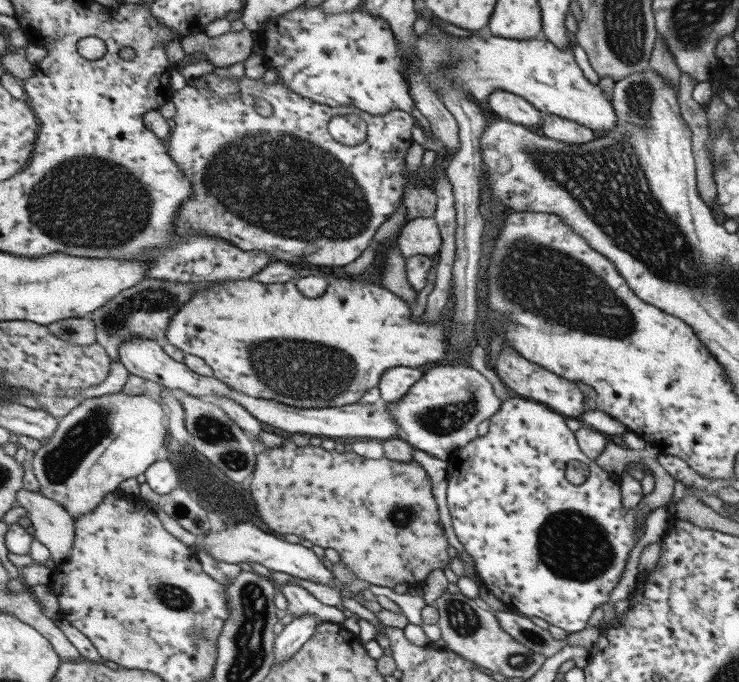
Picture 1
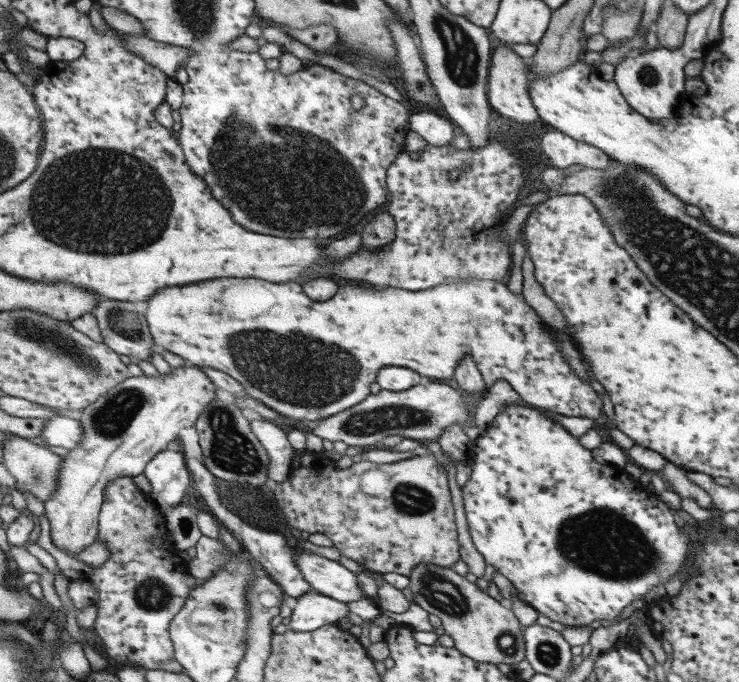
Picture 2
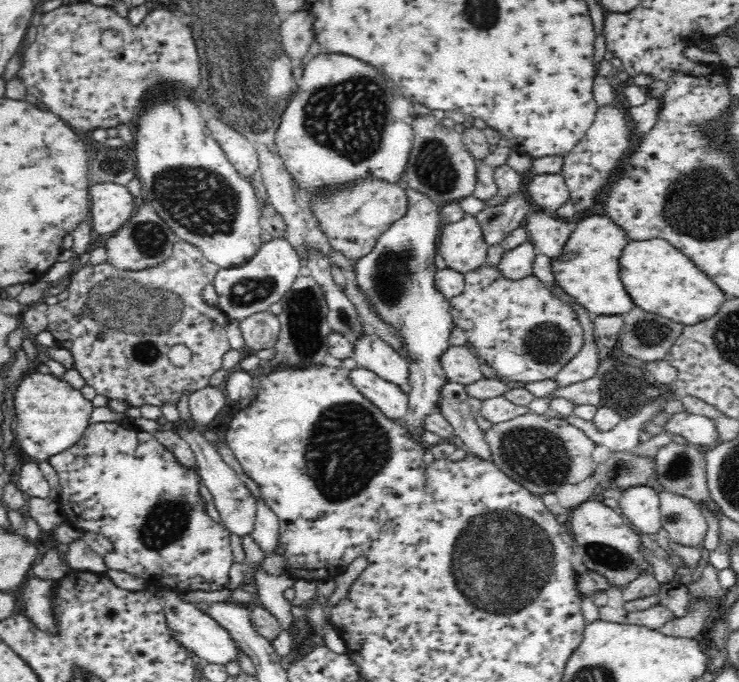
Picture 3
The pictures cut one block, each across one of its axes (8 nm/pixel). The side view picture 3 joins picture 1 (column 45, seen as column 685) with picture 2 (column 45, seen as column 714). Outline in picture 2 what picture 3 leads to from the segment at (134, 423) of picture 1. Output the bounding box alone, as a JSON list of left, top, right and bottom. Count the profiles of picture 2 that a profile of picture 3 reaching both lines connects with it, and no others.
[45,363,218,554]

